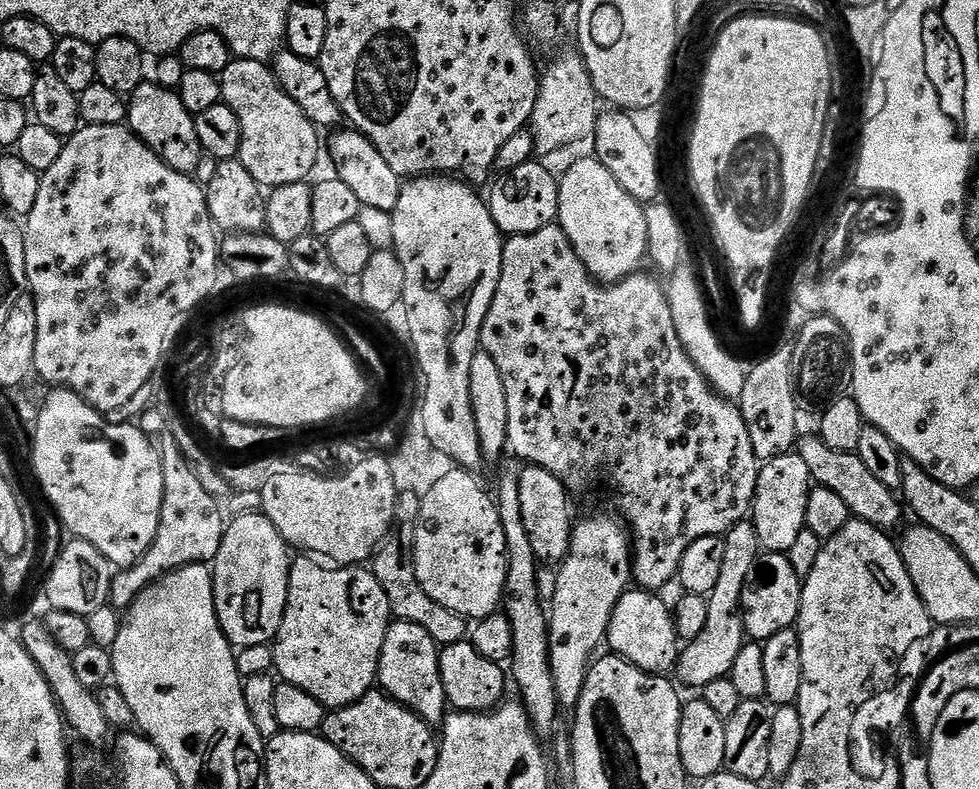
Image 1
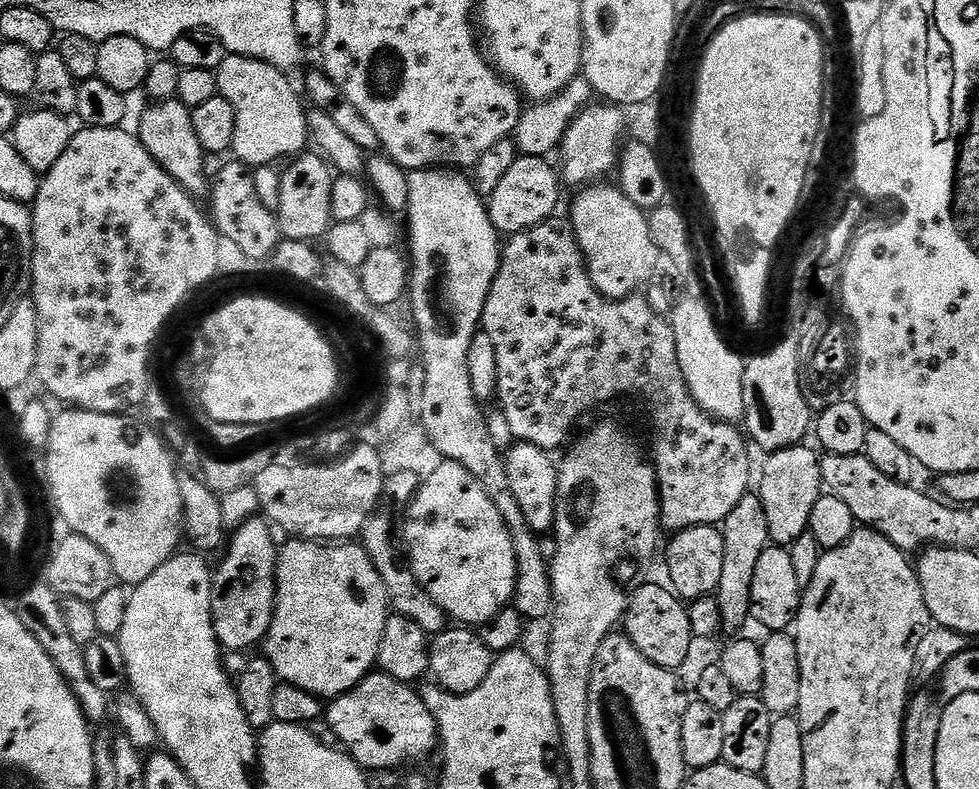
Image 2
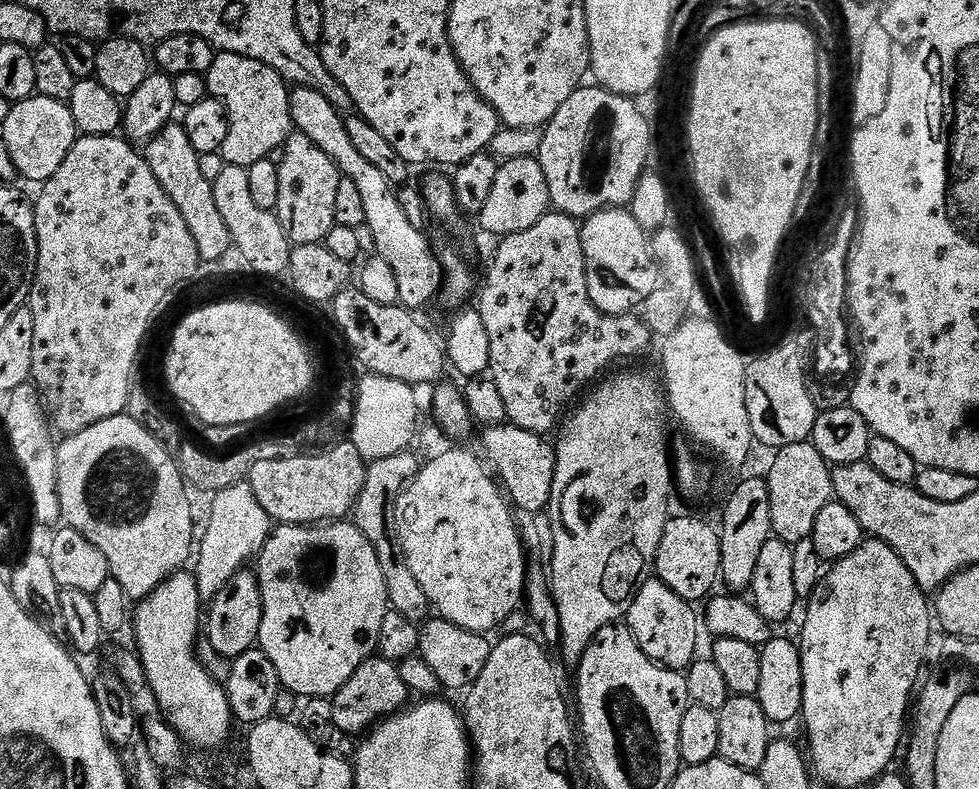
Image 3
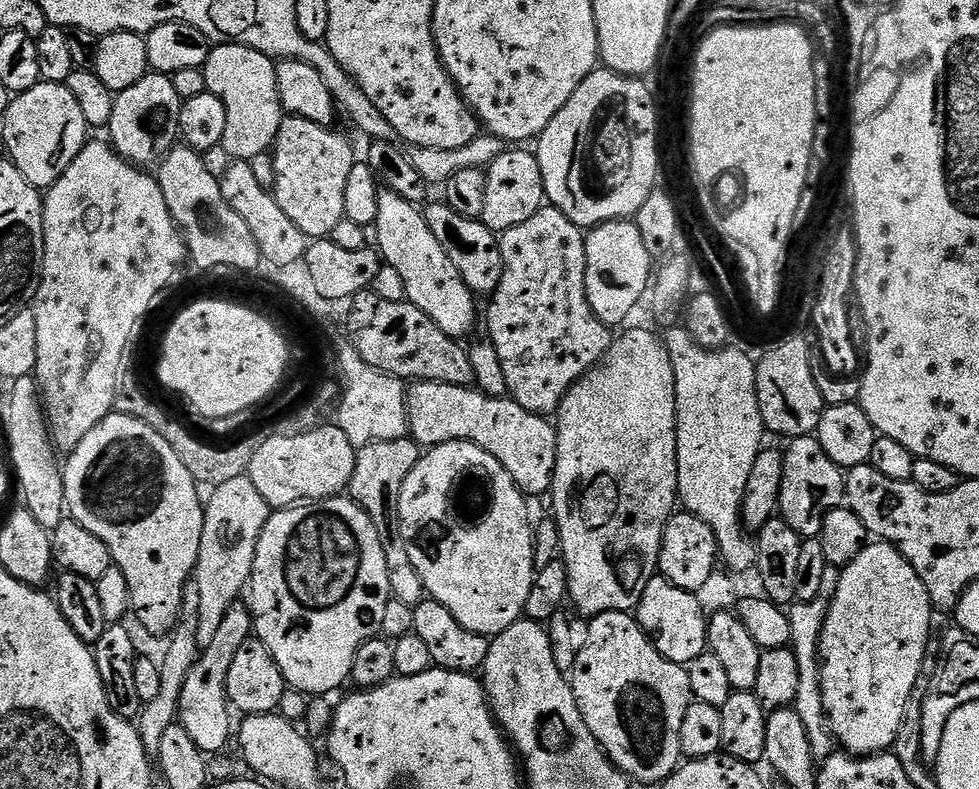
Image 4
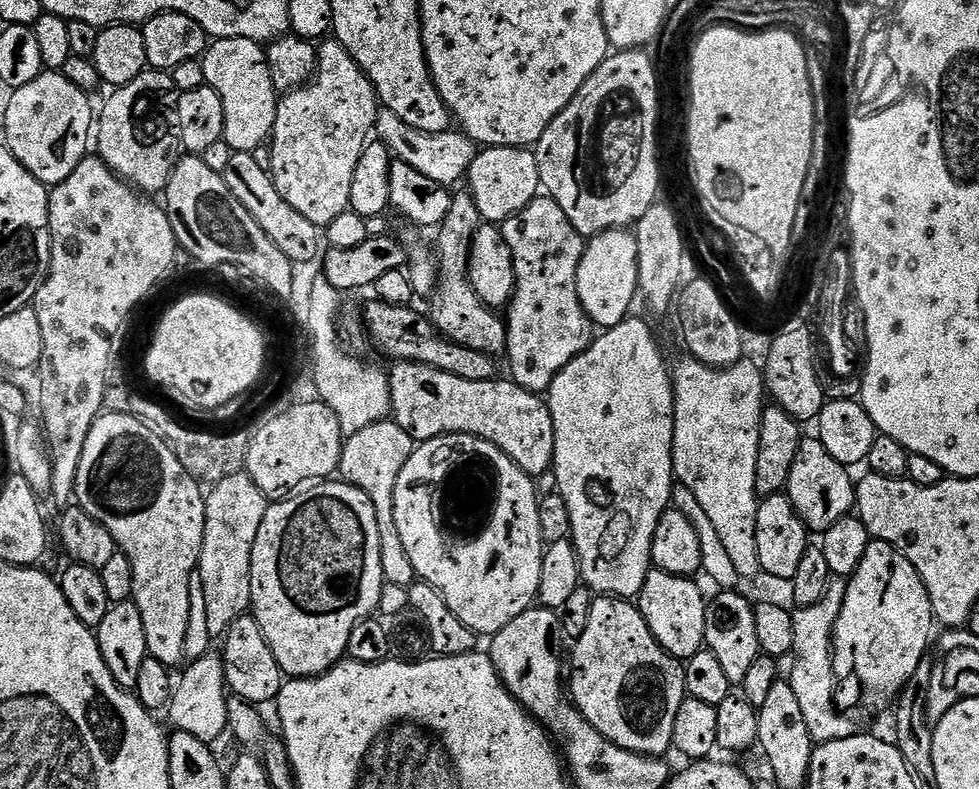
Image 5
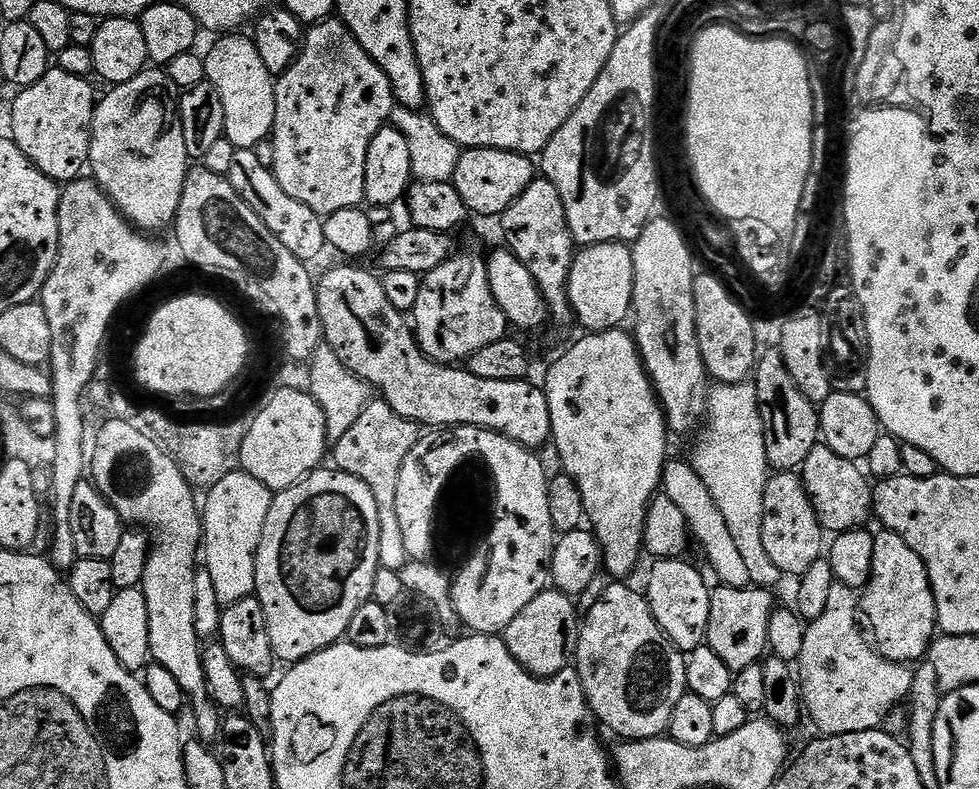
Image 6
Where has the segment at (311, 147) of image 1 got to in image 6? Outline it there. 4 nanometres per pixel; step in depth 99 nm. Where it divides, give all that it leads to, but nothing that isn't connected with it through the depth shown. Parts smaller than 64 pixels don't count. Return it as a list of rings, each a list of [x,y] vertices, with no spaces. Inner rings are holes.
[[[224,34],[220,40],[204,56],[204,74],[207,83],[218,90],[218,98],[222,98],[222,111],[226,114],[224,138],[233,144],[235,149],[259,149],[260,143],[272,136],[275,114],[275,84],[270,70],[266,70],[266,62],[262,62],[262,54],[258,54],[255,39],[240,34]]]

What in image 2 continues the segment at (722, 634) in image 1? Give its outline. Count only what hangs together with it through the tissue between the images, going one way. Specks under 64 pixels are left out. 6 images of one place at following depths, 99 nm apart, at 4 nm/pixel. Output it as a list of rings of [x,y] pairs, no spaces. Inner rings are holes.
[[[749,492],[724,519],[721,532],[725,543],[726,562],[722,565],[722,579],[714,593],[720,607],[720,623],[725,633],[736,634],[744,623],[749,623],[752,614],[750,586],[754,586],[754,566],[769,545],[769,527],[766,514],[757,493]]]

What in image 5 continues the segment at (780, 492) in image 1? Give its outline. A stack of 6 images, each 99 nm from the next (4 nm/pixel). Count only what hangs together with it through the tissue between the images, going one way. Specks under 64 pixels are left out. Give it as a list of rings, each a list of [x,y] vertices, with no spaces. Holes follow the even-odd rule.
[[[819,438],[801,439],[797,457],[787,484],[786,495],[794,510],[800,515],[800,521],[808,527],[809,533],[823,534],[834,526],[834,522],[843,520],[853,511],[856,503],[856,480],[842,462],[830,458],[830,450],[822,446]]]

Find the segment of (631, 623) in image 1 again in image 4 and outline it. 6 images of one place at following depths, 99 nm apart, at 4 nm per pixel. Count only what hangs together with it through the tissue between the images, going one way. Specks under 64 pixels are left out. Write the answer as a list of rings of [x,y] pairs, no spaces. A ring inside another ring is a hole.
[[[662,575],[653,576],[646,590],[642,590],[634,615],[662,658],[670,658],[670,662],[686,666],[708,651],[708,617],[704,615],[696,593],[674,586]]]

